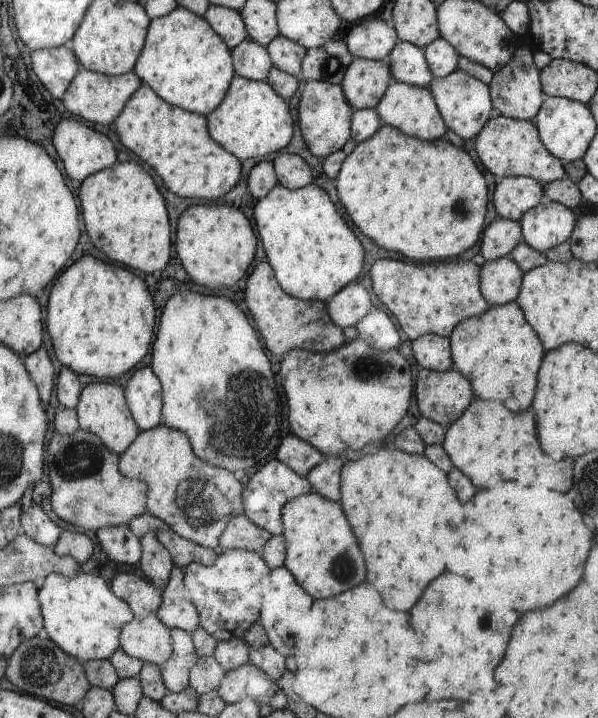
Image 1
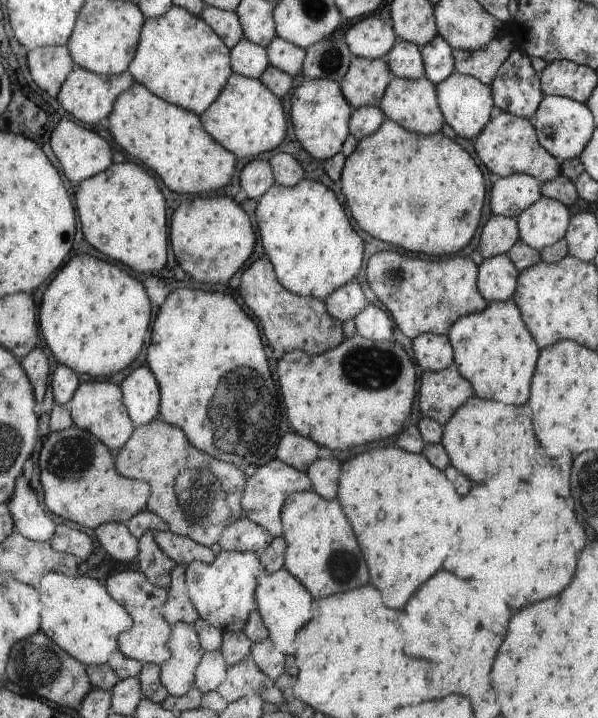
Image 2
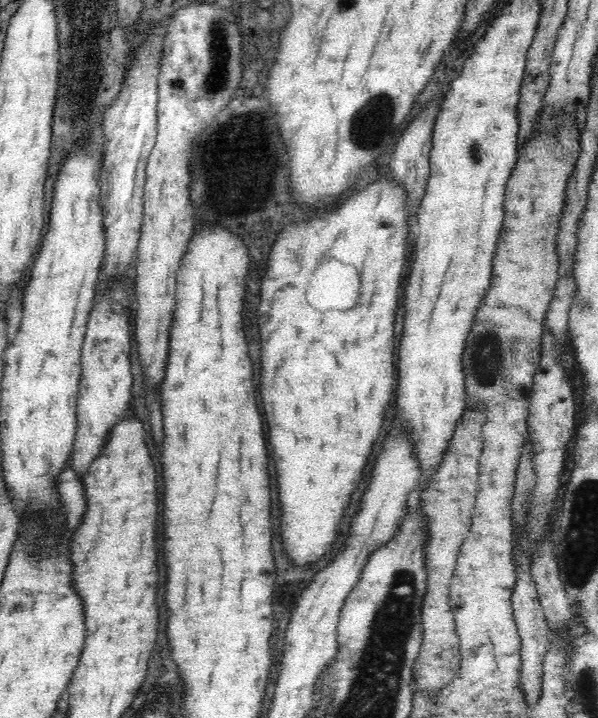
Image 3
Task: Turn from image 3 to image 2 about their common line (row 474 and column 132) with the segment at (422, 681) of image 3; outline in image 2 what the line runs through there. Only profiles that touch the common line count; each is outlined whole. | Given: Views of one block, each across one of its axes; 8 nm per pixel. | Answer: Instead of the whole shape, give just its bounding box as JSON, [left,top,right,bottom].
[114,419,245,546]

